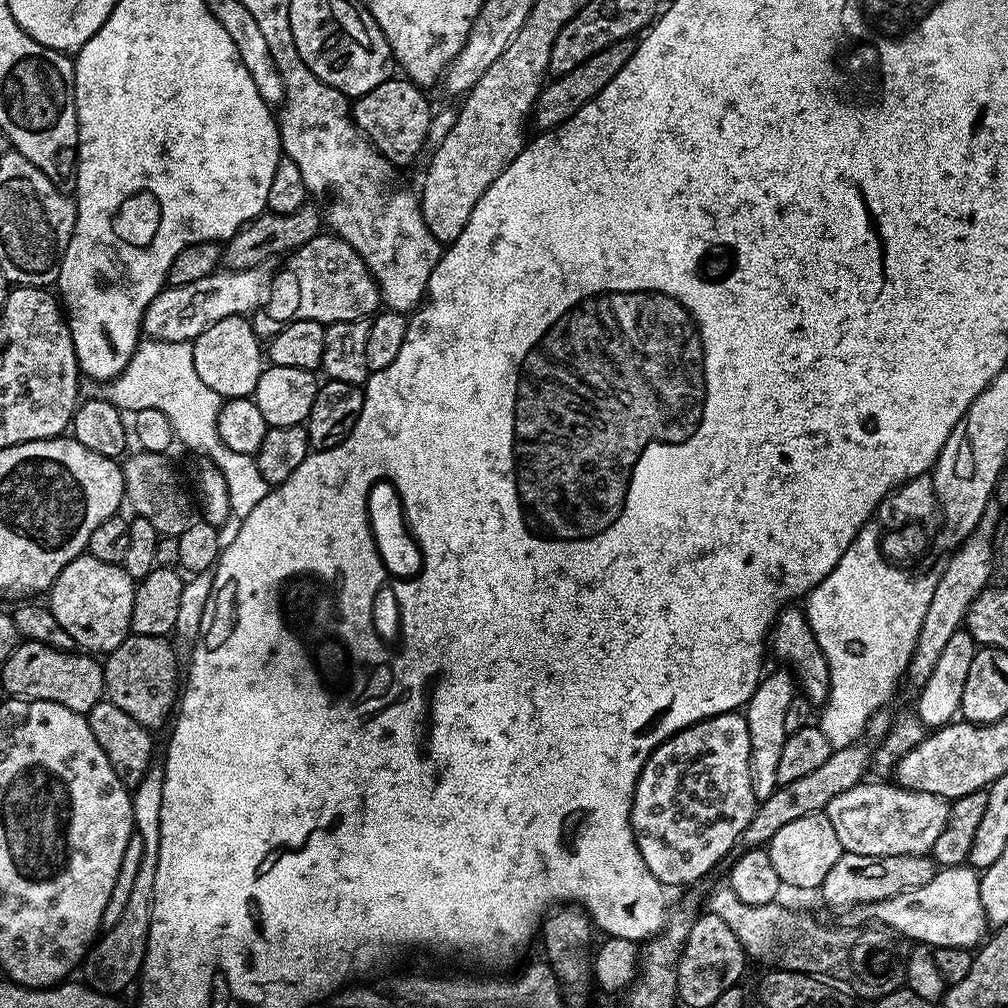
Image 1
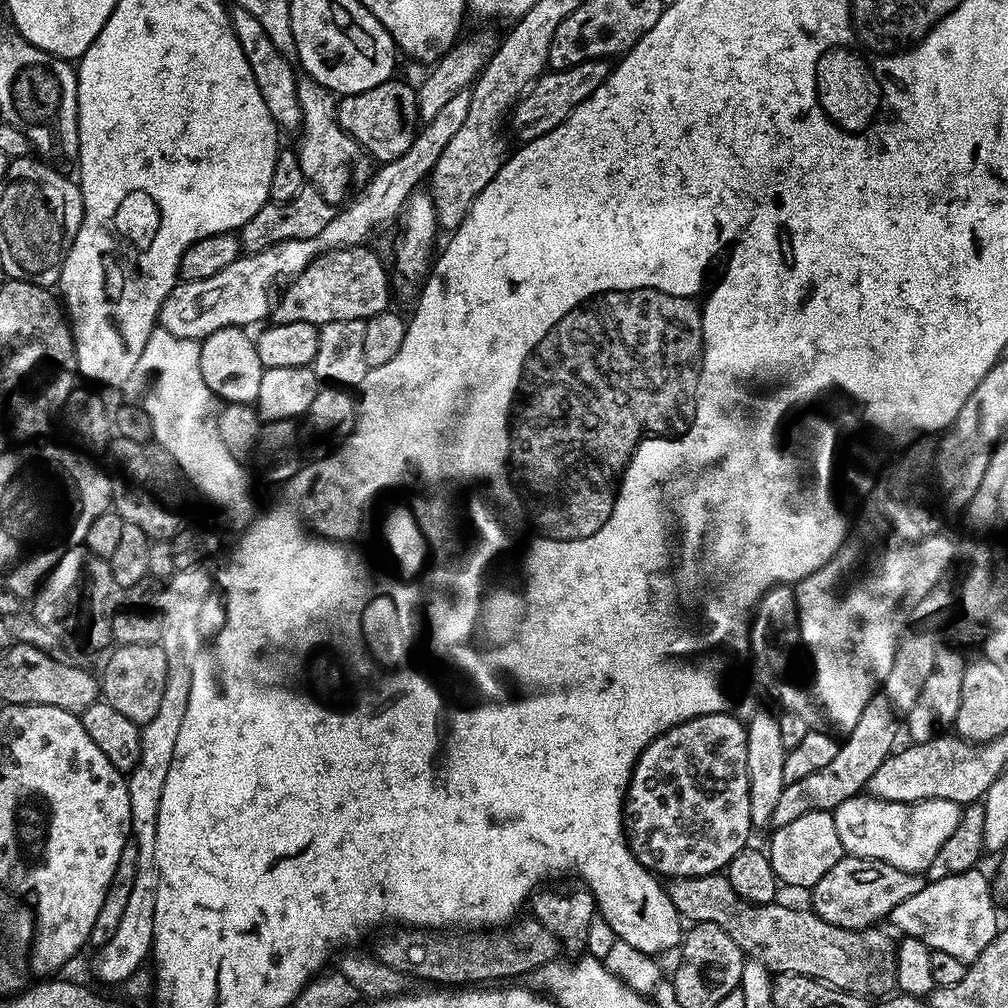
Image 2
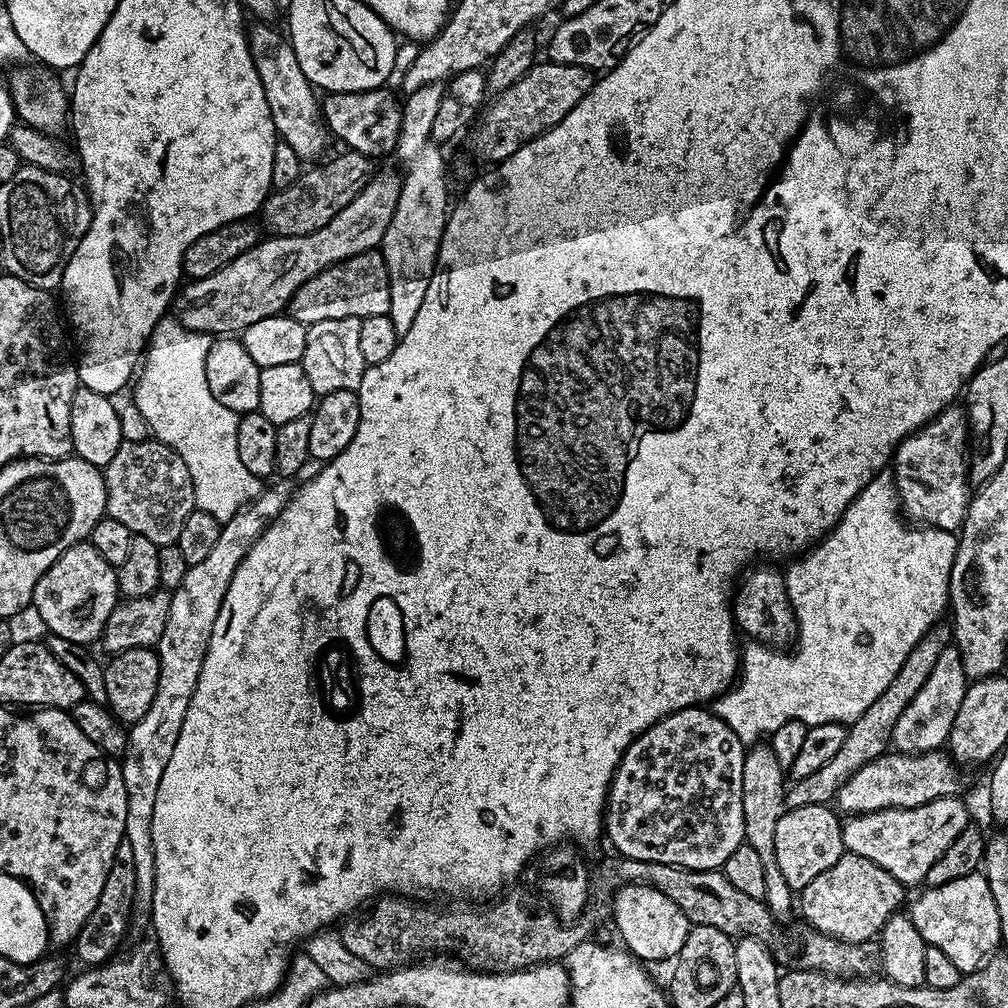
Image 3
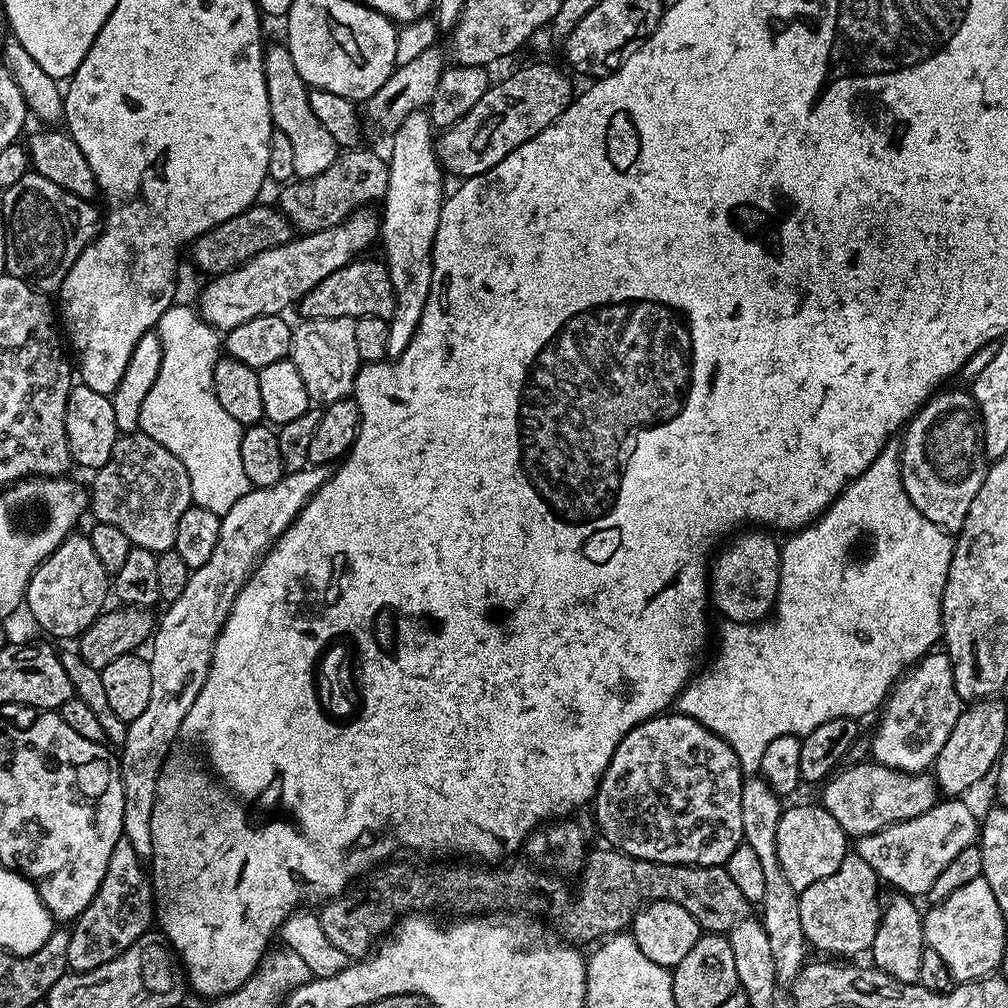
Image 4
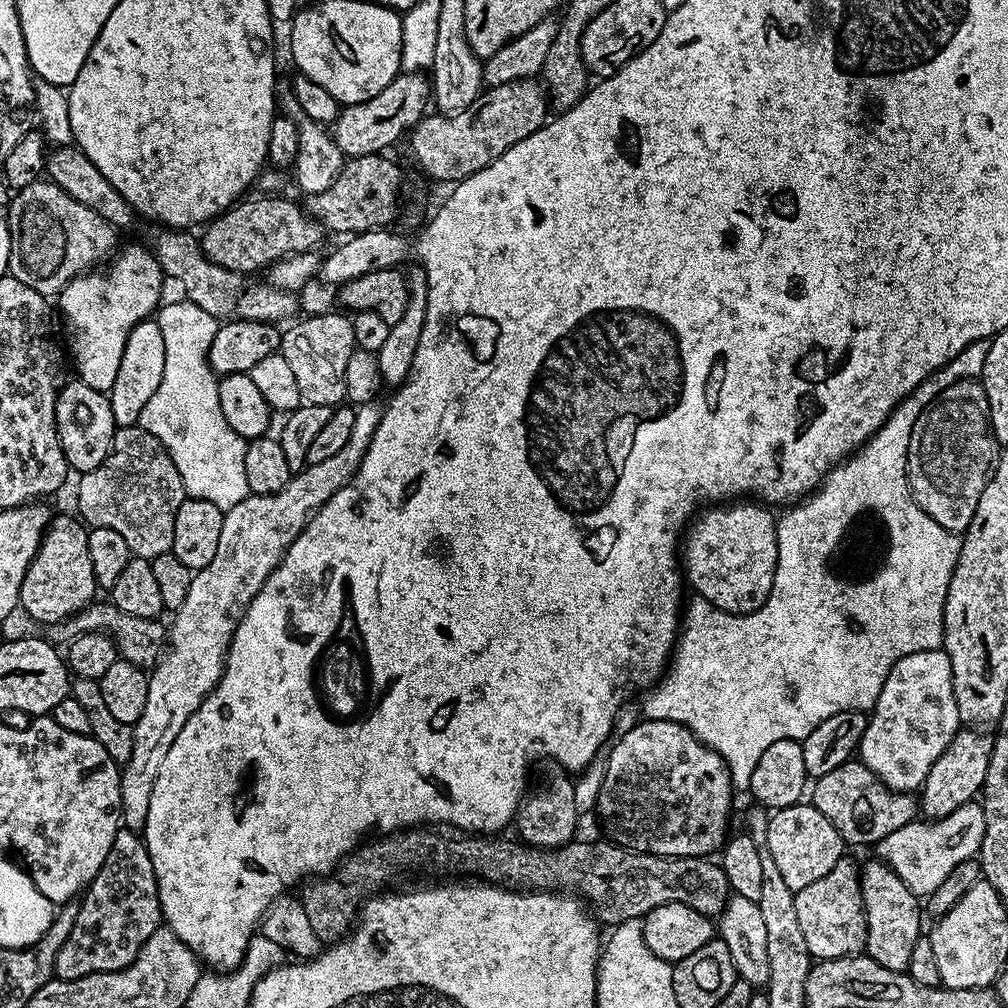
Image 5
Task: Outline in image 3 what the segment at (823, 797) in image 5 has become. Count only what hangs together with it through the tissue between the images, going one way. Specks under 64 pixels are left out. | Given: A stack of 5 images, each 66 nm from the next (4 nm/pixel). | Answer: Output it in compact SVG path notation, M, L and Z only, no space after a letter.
M889 750L874 758L874 762L862 766L862 770L858 770L858 774L854 774L854 778L842 786L834 804L841 813L853 816L891 808L917 808L938 798L957 795L961 791L959 771L961 769L956 761L944 750L922 752L919 756Z

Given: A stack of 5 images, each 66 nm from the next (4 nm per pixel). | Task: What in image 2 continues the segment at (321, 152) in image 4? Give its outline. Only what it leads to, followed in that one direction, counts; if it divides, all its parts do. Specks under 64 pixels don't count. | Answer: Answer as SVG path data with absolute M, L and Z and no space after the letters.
M233 7L230 15L232 29L242 46L242 54L246 54L246 62L250 62L250 74L254 74L254 82L258 82L258 94L262 94L262 102L266 102L266 110L270 110L270 118L274 118L274 122L281 129L299 129L302 110L298 106L298 86L296 85L298 72L293 61L283 56L278 46L274 46L274 42L270 42L266 30L262 30L262 22L258 22L254 14Z

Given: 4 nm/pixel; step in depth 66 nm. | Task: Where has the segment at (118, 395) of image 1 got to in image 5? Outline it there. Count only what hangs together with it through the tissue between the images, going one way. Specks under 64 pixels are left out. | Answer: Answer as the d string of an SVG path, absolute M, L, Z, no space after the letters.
M187 298L179 299L173 304L165 303L154 316L162 330L166 364L163 367L162 382L143 406L138 424L154 434L154 438L158 438L158 442L167 448L174 466L178 466L178 474L182 474L184 491L191 499L214 502L214 506L227 510L238 506L238 502L250 495L246 482L246 441L244 437L234 434L234 430L230 430L230 422L222 418L222 406L218 402L218 377L208 365L210 342L214 342L218 327L217 317L206 314L202 306Z

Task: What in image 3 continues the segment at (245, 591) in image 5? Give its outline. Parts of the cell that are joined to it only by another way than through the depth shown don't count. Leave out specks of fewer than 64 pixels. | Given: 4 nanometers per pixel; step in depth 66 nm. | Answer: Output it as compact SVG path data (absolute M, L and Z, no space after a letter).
M280 483L284 484L276 484L273 488L265 487L255 500L246 507L239 508L234 518L221 523L218 542L210 549L210 554L203 562L191 565L186 578L182 578L182 586L178 586L171 593L170 618L166 618L166 630L162 630L162 638L154 649L156 657L160 660L158 690L154 690L154 702L150 702L150 710L146 710L140 721L127 729L128 744L119 761L122 782L126 786L124 838L130 842L136 871L134 912L137 917L147 917L152 911L156 885L152 823L154 802L158 802L158 786L162 783L166 762L170 762L170 754L174 754L178 734L182 730L182 722L190 706L190 698L194 698L194 686L198 686L198 674L202 674L202 662L206 658L210 634L214 630L218 610L226 598L230 578L234 578L234 570L238 570L250 546L254 546L256 539L288 505L294 491L293 485L288 485L291 483Z

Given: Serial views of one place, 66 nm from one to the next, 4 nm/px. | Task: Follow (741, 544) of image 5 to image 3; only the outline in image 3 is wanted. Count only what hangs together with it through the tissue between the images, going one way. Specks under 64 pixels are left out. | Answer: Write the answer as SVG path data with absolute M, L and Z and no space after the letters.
M755 568L745 571L735 585L732 619L735 620L737 629L749 636L749 641L780 650L791 645L798 635L796 612L788 597L784 572L776 568Z

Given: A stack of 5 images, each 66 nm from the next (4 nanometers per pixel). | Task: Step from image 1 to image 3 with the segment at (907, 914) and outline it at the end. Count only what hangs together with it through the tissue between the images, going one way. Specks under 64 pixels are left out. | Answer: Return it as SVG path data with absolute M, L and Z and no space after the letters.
M983 871L966 874L966 878L954 878L954 882L946 882L946 886L925 887L923 891L910 909L918 934L922 934L925 944L938 946L942 954L949 956L961 974L975 972L1002 944L998 906Z

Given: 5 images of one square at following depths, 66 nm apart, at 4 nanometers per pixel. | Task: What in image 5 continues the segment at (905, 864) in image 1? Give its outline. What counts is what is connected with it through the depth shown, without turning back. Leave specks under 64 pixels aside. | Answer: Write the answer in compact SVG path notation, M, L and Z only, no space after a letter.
M841 858L830 874L795 892L794 910L813 961L855 956L863 953L868 943L864 899L860 893L860 868L848 859Z

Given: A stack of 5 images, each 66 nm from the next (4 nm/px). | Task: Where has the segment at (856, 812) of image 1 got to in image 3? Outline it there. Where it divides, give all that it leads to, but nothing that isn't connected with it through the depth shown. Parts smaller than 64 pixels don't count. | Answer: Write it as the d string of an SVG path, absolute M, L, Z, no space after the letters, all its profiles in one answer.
M959 795L947 796L917 808L891 808L861 816L849 815L842 824L844 847L862 858L870 858L870 862L878 862L882 870L894 874L894 878L905 886L923 885L934 862L938 862L938 858L954 846L958 834L969 827L968 808L960 799Z

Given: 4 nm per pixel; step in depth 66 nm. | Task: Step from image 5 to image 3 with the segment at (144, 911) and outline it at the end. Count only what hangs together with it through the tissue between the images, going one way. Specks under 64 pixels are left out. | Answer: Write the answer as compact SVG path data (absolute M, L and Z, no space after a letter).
M123 840L118 846L114 862L106 874L106 886L102 886L102 894L98 894L98 906L94 906L94 914L90 914L86 926L82 926L82 930L76 935L74 941L76 956L84 963L84 966L99 966L111 961L117 955L116 947L123 942L124 935L128 932L128 923L134 920L135 906L134 854L130 850L130 842Z

